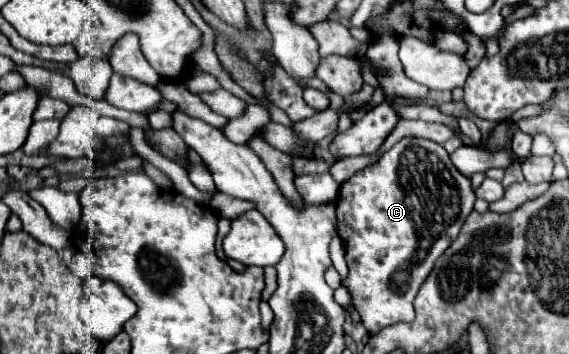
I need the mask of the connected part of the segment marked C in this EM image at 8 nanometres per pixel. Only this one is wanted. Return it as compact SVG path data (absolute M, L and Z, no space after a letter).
M415 136L401 138L379 162L355 172L341 184L337 196L337 222L339 238L345 246L345 262L349 266L349 276L343 280L343 286L349 290L353 306L369 334L397 322L413 322L413 300L421 284L433 270L435 260L457 238L473 204L475 194L471 190L471 180L451 164L445 148L433 140Z

